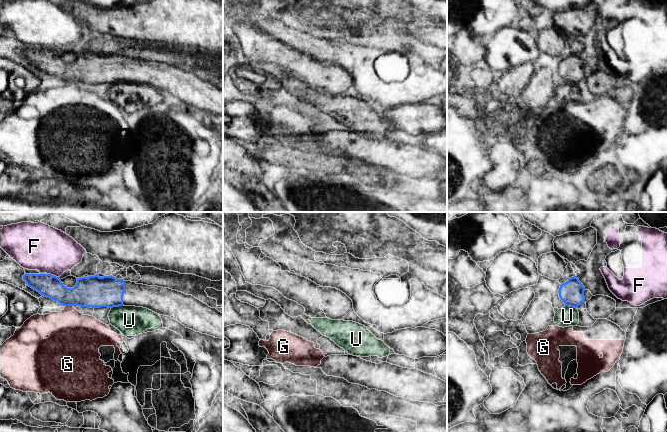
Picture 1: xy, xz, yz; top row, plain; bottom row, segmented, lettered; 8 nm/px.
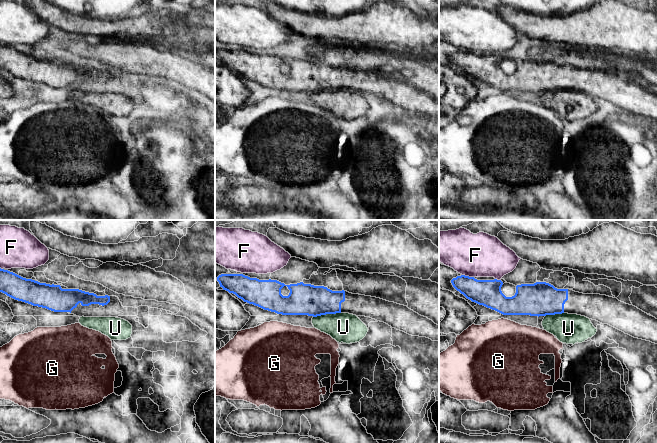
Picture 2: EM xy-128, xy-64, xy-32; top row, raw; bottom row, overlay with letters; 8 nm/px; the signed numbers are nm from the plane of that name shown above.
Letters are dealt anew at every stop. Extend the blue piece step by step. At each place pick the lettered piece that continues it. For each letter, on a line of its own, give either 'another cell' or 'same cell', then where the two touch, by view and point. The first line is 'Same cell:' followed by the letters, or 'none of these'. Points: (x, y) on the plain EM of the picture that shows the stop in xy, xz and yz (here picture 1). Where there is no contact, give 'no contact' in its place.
Same cell: none of these
F: another cell | xy (53, 51)
G: another cell | xy (69, 81)
U: another cell | xy (116, 82)

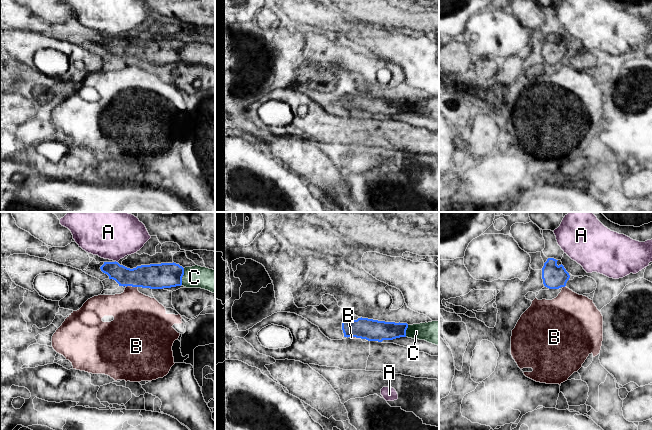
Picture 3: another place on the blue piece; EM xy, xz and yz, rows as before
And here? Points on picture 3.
Same cell: C
A: another cell | xy (115, 37)
B: another cell | xy (131, 61)
C: same cell | xy (182, 52)

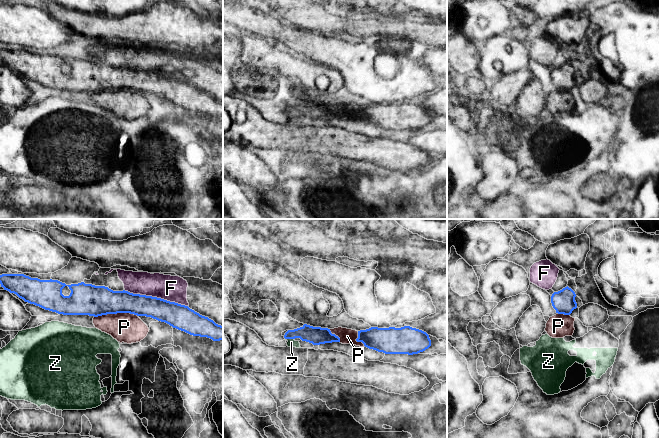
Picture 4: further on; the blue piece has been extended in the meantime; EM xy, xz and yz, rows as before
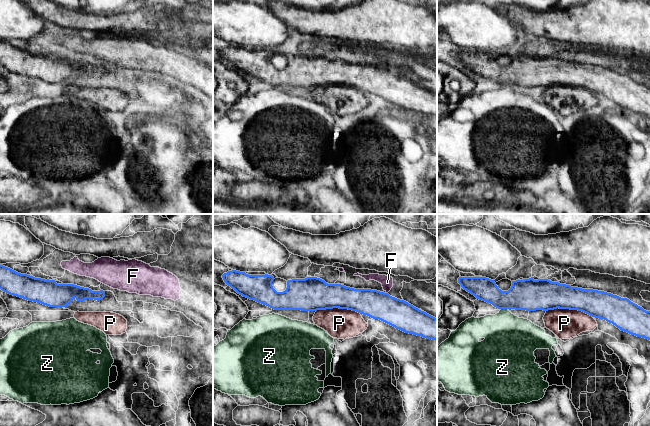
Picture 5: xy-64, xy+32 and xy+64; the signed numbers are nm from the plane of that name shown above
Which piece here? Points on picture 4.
Same cell: none of these
F: another cell | xy (156, 73)
P: another cell | xy (115, 89)
Z: another cell | xz (290, 114)

